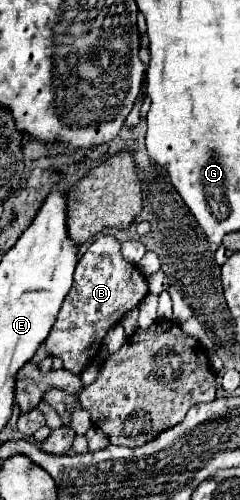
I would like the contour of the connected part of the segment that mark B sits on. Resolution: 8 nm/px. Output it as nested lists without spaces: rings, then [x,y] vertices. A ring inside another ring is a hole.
[[[111,234],[99,236],[77,262],[73,288],[65,296],[59,316],[47,340],[43,342],[47,354],[61,358],[63,368],[75,374],[83,372],[83,368],[97,358],[103,336],[115,324],[119,324],[121,318],[147,296],[147,292],[147,278],[139,272],[135,264],[123,260],[121,242]]]

